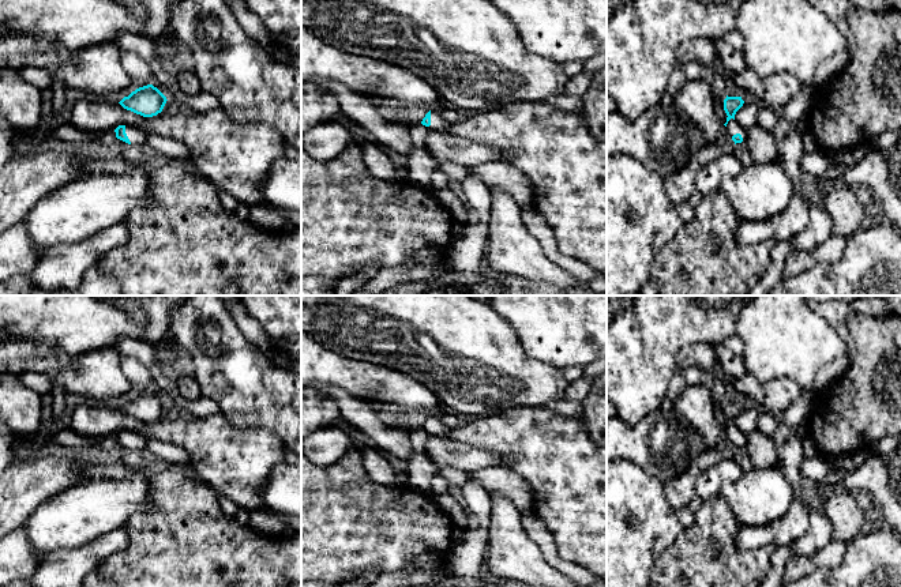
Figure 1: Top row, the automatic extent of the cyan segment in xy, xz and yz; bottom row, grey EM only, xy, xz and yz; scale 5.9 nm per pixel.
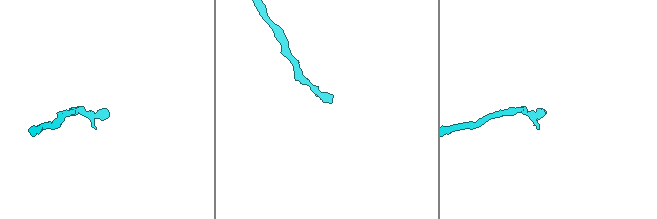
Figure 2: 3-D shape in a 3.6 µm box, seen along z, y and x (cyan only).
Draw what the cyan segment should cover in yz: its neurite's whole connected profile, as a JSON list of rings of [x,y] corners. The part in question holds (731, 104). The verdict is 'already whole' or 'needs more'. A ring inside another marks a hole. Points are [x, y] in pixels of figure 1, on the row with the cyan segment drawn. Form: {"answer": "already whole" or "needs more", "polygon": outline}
{"answer": "needs more", "polygon": [[[728,97],[724,99],[724,110],[727,113],[727,123],[725,132],[732,138],[732,140],[736,143],[746,143],[747,142],[747,131],[742,128],[735,121],[736,112],[743,106],[744,101],[742,97]]]}

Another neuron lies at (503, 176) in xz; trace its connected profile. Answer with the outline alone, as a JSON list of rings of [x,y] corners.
[[[506,161],[485,162],[474,168],[440,163],[439,170],[446,174],[450,184],[461,184],[473,176],[489,189],[495,188],[511,195],[519,206],[533,203],[532,181],[517,166]]]

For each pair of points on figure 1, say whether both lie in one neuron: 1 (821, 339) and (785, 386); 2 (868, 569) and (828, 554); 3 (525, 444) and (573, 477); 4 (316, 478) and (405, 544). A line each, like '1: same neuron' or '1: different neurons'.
1: different neurons
2: different neurons
3: same neuron
4: same neuron

